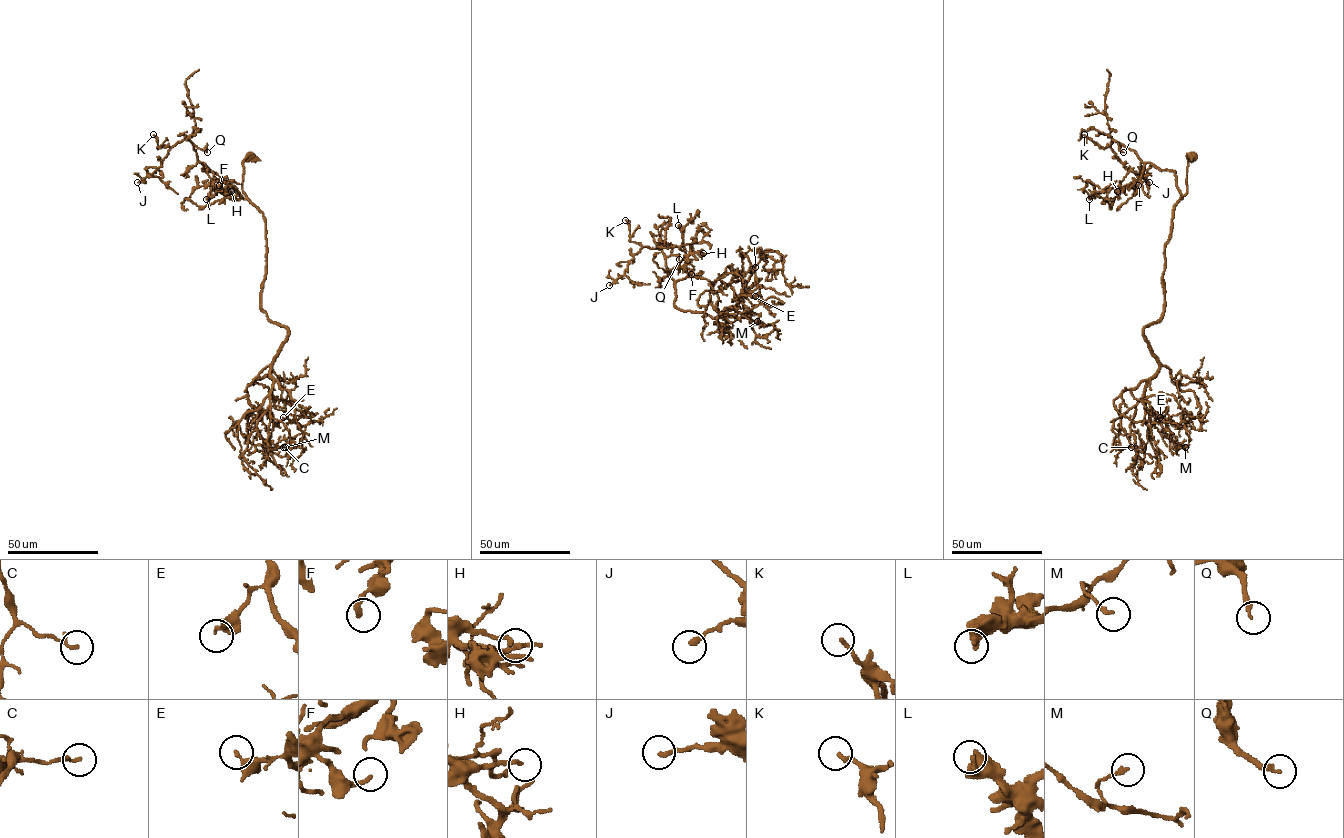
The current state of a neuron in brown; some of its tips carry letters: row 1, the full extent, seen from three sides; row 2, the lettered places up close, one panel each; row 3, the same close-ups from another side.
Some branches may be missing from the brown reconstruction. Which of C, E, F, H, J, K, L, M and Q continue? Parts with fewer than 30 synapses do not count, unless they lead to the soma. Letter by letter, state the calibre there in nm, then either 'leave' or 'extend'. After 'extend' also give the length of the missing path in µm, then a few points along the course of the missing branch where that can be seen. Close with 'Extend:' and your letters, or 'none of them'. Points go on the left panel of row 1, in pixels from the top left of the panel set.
C: 160 nm thick; leave
E: 220 nm thick; leave
F: 240 nm thick; leave
H: 190 nm thick; leave
J: 200 nm thick; leave
K: 160 nm thick; leave
L: 360 nm thick; leave
M: 170 nm thick; leave
Q: 200 nm thick; extend; about 20 µm are missing
Extend: Q

